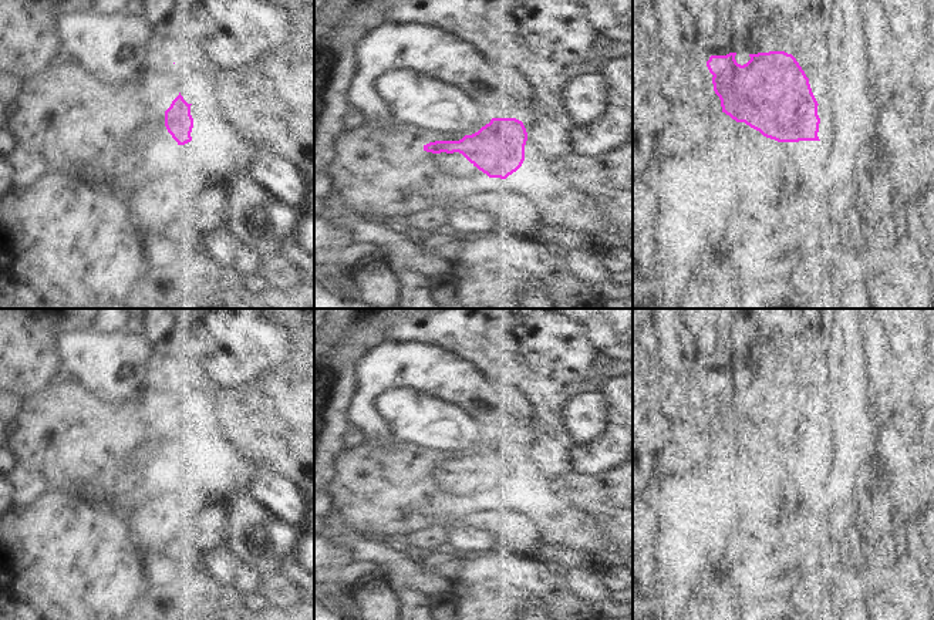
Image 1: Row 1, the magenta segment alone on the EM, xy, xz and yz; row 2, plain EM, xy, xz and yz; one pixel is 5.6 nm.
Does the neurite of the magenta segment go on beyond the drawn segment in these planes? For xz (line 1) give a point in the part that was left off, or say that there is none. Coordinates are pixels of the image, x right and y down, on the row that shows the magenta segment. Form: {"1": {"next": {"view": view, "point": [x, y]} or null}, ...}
{"1": {"next": {"view": "xz", "point": [552, 206]}}}

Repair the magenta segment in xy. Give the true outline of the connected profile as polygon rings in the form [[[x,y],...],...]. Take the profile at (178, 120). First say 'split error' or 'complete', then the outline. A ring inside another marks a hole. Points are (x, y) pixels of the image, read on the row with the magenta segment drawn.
split error; [[[179,92],[165,111],[165,127],[178,145],[193,139],[220,179],[232,178],[239,169],[246,169],[262,145],[240,135],[223,121],[195,121],[190,105]]]

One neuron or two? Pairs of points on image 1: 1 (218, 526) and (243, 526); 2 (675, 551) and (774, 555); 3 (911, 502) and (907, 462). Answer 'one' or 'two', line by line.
1: two
2: two
3: one

